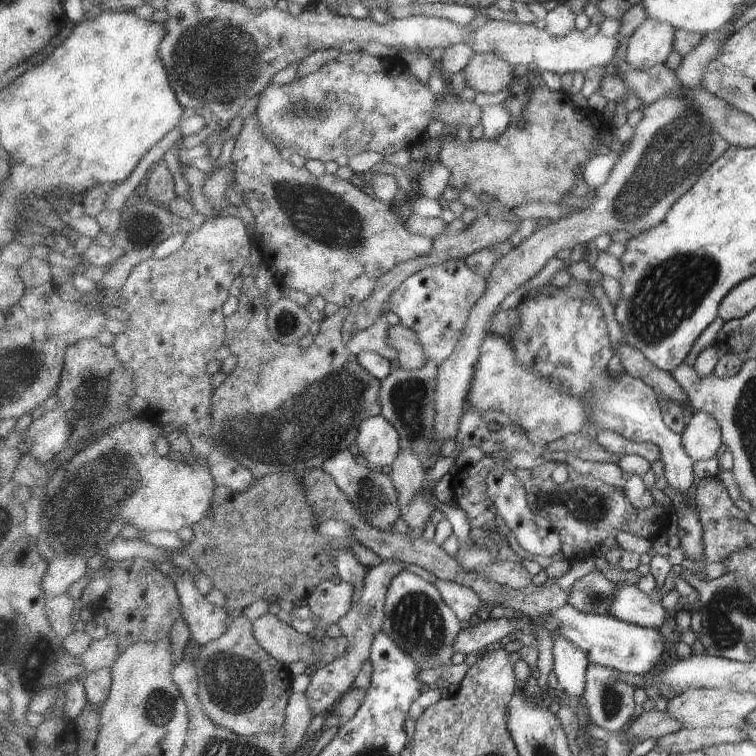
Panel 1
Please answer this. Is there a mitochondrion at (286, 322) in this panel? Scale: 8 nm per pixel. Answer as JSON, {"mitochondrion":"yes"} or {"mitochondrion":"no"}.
{"mitochondrion":"yes"}

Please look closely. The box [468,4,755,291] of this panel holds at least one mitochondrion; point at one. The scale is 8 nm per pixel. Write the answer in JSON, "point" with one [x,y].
{"point":[678,151]}

